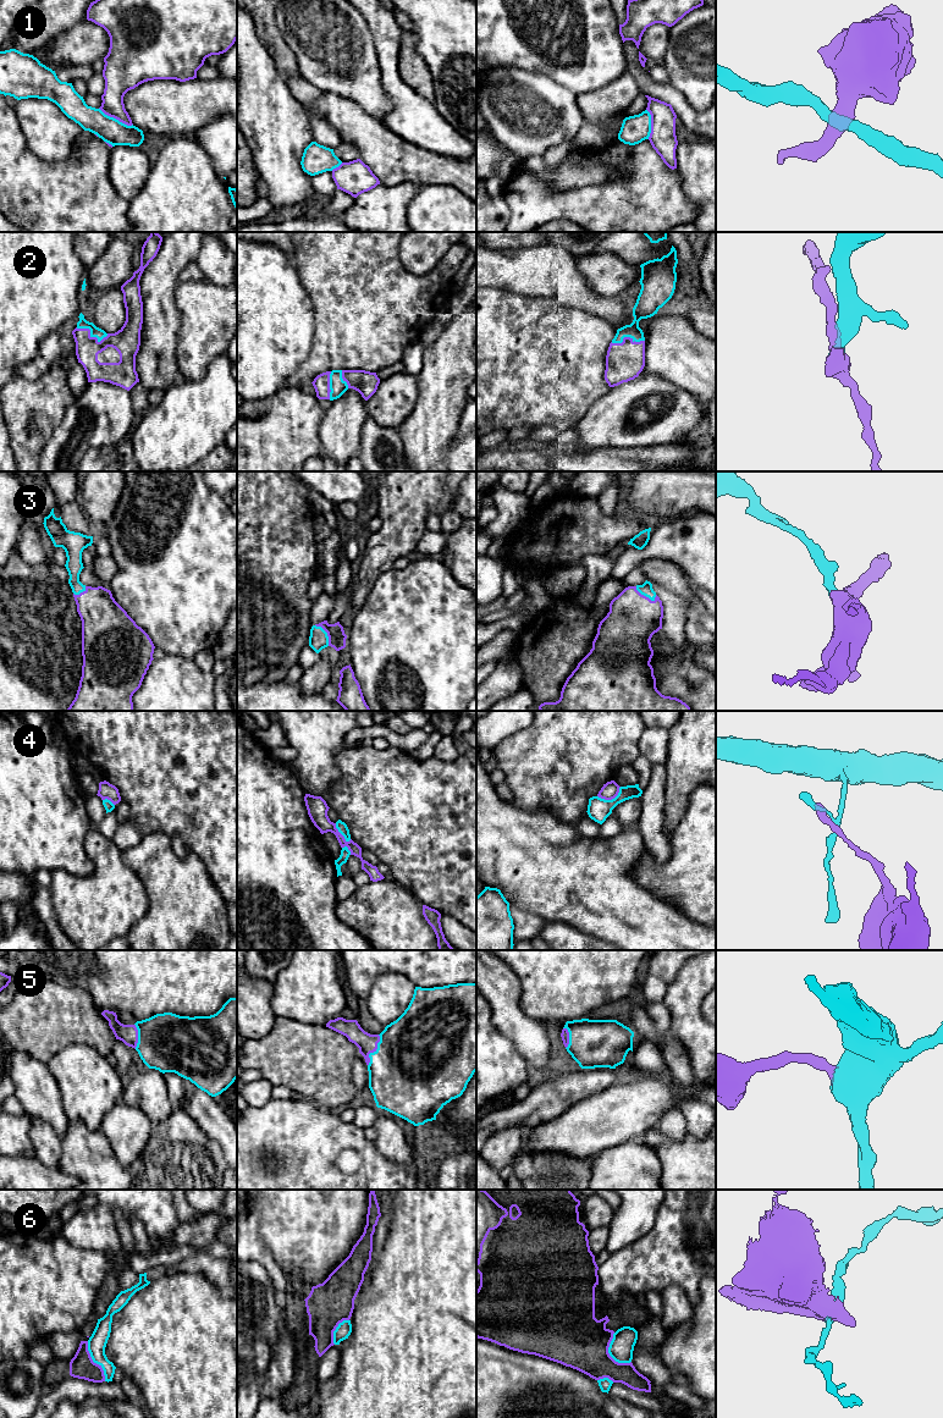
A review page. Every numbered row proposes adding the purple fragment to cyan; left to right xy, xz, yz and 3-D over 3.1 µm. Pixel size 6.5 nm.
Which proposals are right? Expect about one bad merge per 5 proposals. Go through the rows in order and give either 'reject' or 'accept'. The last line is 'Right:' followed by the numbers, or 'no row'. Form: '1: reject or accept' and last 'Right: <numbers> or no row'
1: reject
2: accept
3: accept
4: reject
5: accept
6: reject
Right: 2, 3, 5

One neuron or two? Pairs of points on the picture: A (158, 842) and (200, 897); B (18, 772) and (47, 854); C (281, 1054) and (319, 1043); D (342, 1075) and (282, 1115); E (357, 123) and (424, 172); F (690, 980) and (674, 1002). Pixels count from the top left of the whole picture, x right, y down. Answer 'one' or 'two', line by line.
A: one
B: one
C: one
D: two
E: one
F: one

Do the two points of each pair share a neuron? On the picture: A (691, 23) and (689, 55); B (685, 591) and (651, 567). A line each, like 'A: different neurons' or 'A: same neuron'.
A: same neuron
B: same neuron

